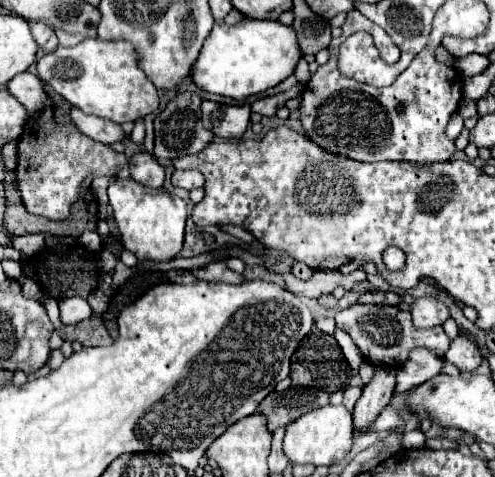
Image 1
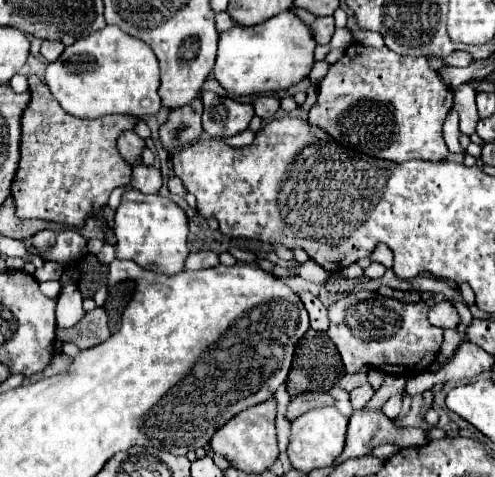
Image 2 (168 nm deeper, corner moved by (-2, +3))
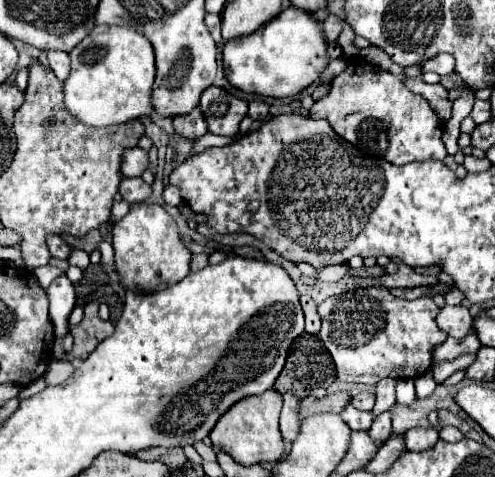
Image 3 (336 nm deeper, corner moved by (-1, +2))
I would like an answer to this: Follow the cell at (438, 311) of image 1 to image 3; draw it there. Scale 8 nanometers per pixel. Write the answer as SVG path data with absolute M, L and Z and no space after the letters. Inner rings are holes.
M445 306L437 316L437 326L449 336L461 340L473 328L473 318L465 306Z

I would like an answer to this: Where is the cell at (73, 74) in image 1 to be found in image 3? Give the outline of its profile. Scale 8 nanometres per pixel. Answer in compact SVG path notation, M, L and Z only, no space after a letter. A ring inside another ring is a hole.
M95 26L71 56L71 76L65 80L65 106L87 126L111 126L149 116L155 78L155 52L137 30L123 26Z

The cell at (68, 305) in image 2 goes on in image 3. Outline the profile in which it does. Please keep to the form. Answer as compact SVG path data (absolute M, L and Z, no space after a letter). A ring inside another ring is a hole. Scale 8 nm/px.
M59 276L51 282L47 288L47 298L49 298L49 316L55 326L55 346L53 346L53 356L63 358L63 346L61 340L69 332L67 330L67 318L75 306L75 288L67 276Z

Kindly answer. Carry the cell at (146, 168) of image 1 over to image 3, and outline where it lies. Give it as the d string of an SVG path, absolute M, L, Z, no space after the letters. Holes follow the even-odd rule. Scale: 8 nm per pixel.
M123 178L119 184L119 194L129 204L145 202L151 196L151 186L145 184L141 178Z

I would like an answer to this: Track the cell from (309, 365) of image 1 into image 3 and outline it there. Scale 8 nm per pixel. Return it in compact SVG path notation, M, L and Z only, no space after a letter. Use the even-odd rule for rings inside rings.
M303 332L287 354L287 362L275 380L275 390L285 394L291 392L297 398L305 398L313 388L327 388L335 382L335 366L331 354L323 342Z

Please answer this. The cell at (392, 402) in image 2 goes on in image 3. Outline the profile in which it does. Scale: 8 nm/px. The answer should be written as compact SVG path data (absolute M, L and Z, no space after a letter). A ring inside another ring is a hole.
M383 412L383 414L373 422L369 434L371 434L371 440L375 440L375 442L379 442L379 444L385 444L385 440L391 436L391 416L389 416L389 412Z

